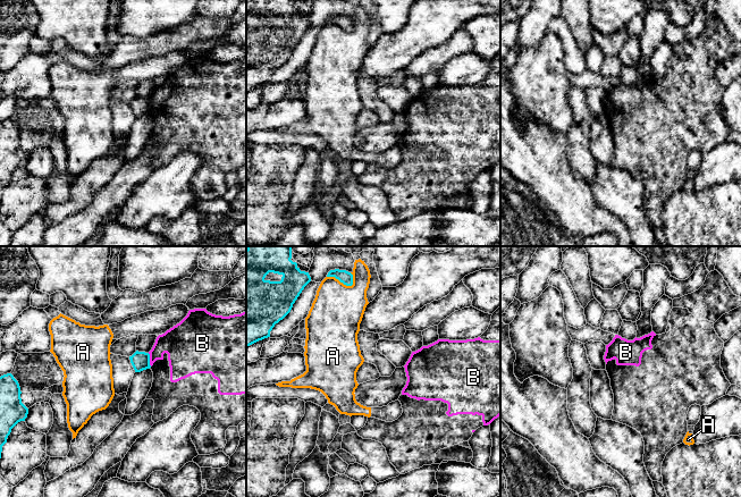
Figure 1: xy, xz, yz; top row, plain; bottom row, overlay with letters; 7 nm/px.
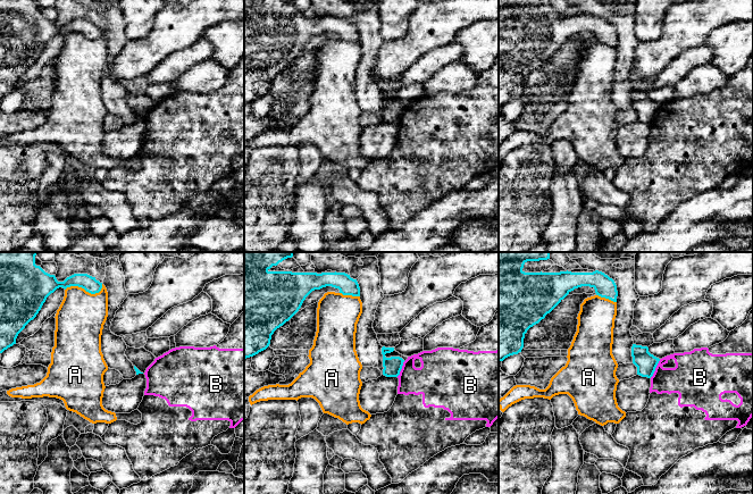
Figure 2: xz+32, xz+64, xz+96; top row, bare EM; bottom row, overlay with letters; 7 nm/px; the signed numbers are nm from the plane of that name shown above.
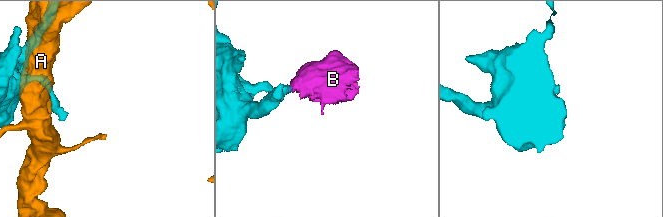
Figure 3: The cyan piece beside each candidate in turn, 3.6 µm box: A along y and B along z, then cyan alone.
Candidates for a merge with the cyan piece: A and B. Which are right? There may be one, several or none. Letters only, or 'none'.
none

